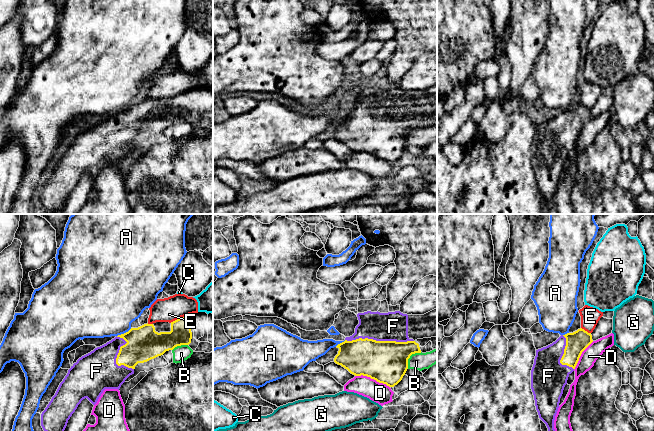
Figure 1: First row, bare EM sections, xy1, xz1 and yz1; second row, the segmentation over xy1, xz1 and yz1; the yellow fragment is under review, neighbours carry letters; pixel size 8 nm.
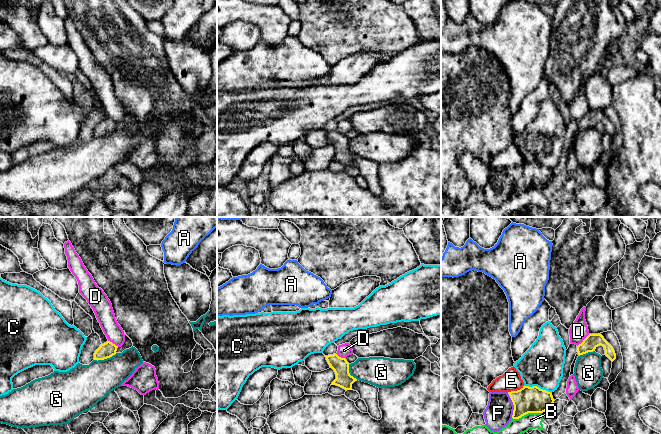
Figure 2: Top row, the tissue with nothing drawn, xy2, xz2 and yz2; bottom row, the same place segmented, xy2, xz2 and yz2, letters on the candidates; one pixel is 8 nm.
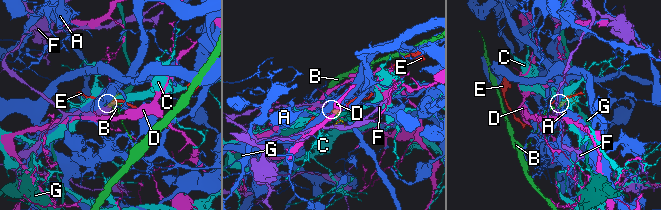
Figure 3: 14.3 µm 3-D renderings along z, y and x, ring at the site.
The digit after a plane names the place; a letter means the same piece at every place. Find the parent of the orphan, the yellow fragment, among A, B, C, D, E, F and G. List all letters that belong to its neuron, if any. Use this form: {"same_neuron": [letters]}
{"same_neuron": ["F"]}

